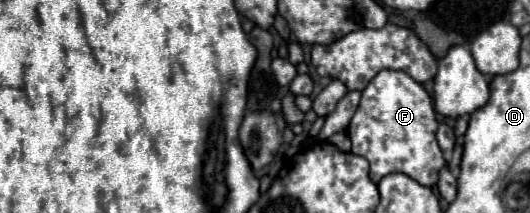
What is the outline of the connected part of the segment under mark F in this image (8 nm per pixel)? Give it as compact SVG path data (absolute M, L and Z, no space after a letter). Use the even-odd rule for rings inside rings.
M385 69L365 87L347 133L353 141L351 153L363 155L371 163L371 177L375 183L395 171L403 171L427 187L437 183L445 159L435 137L439 123L432 102L432 96L405 71Z

